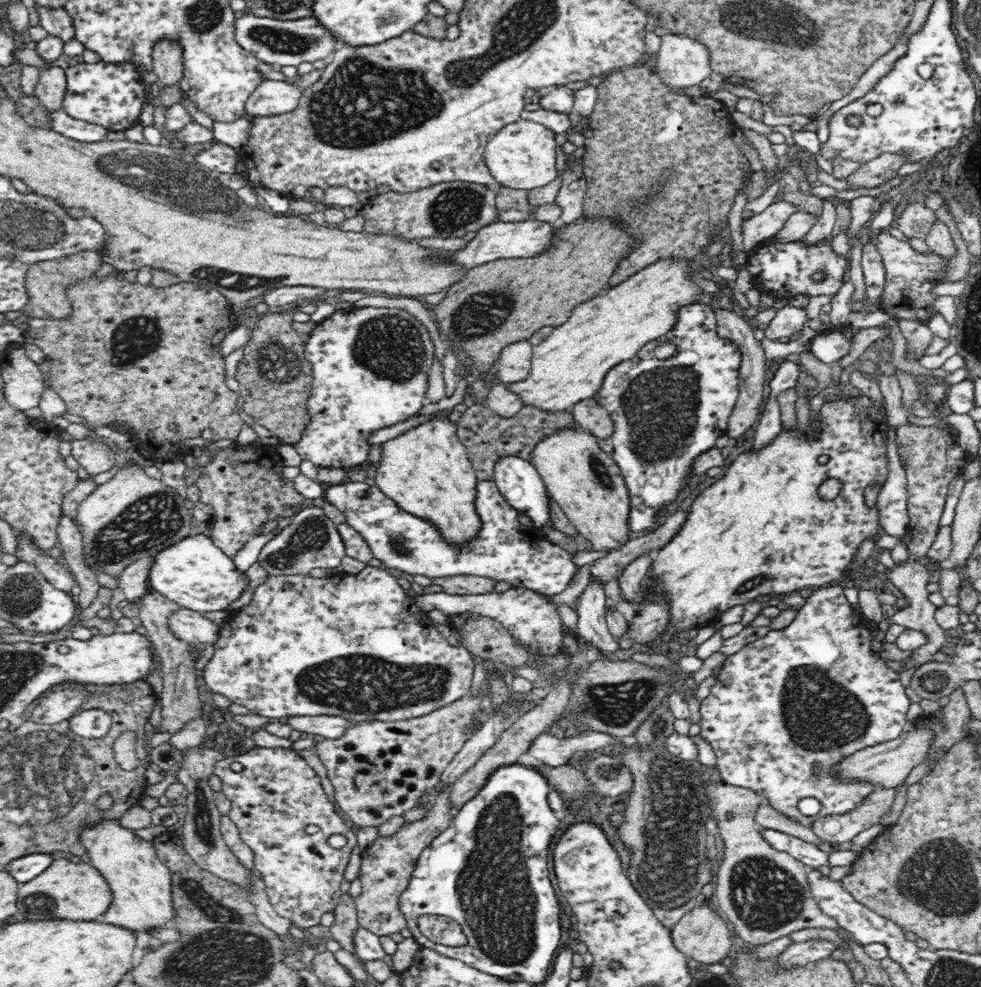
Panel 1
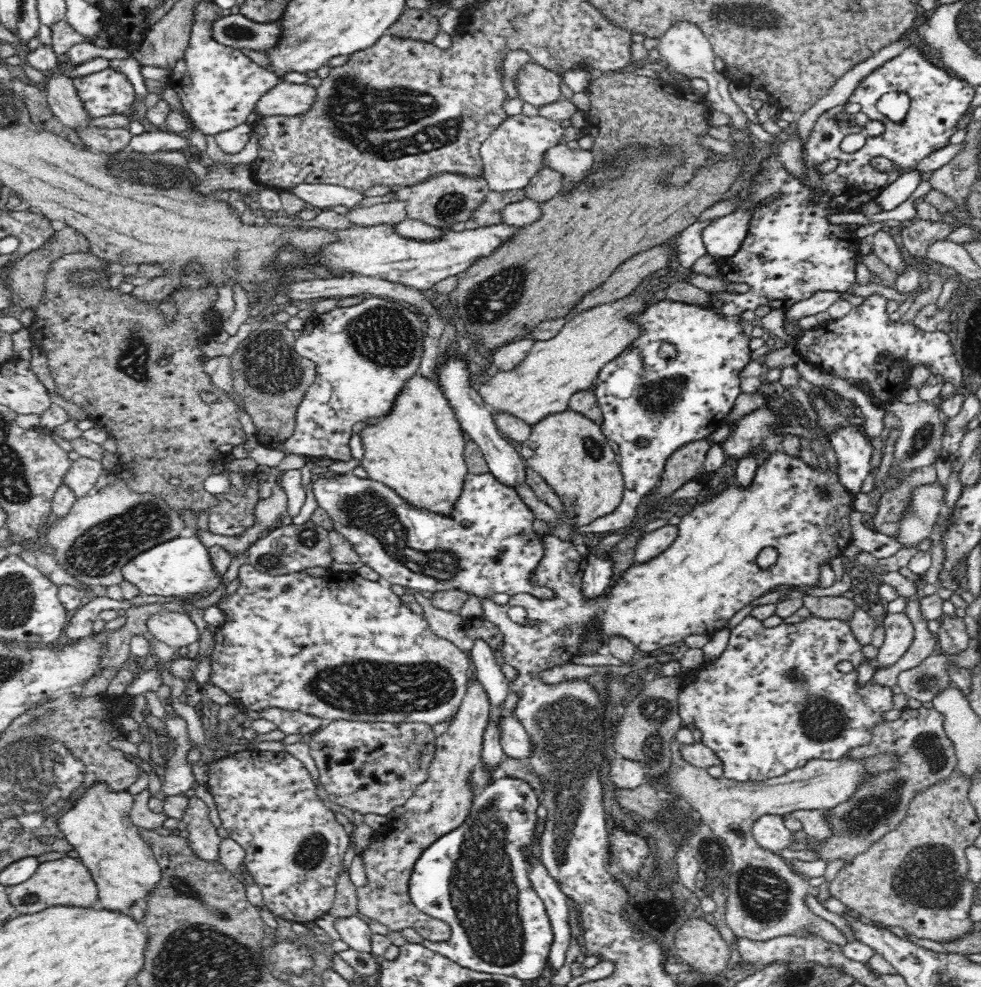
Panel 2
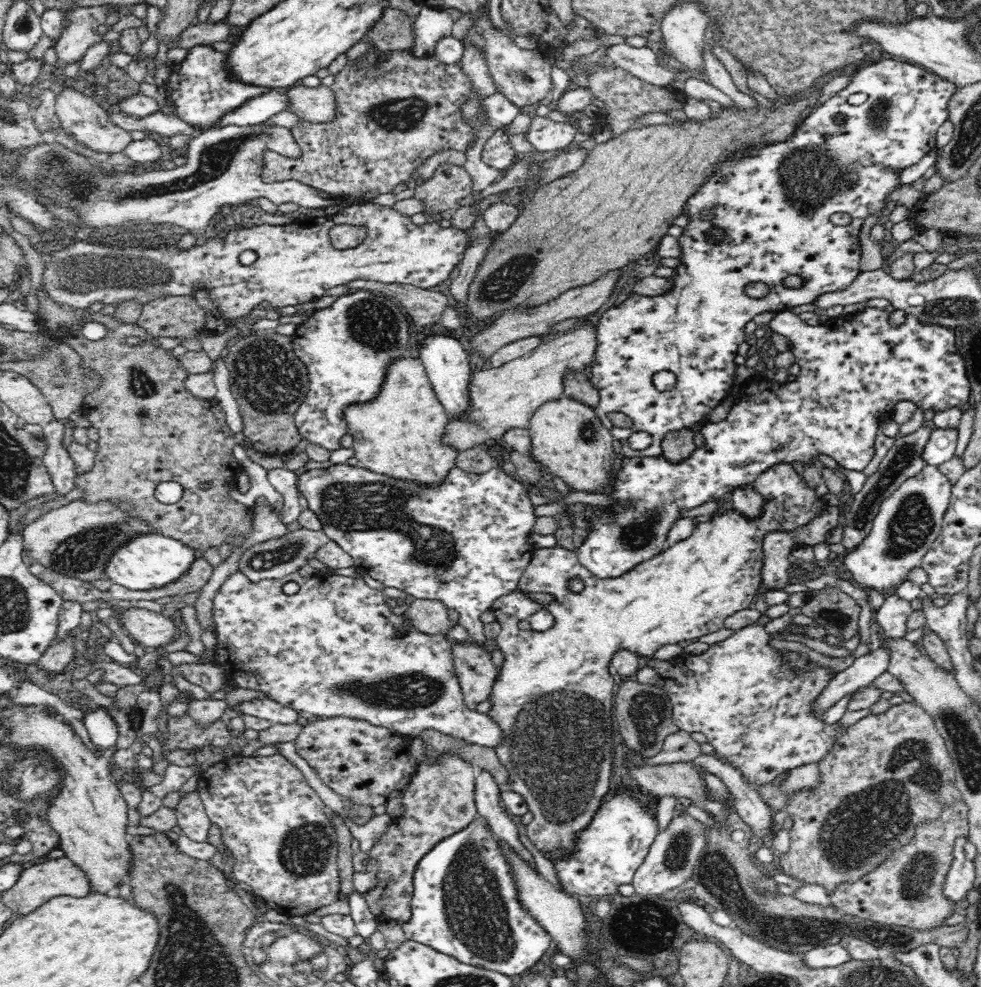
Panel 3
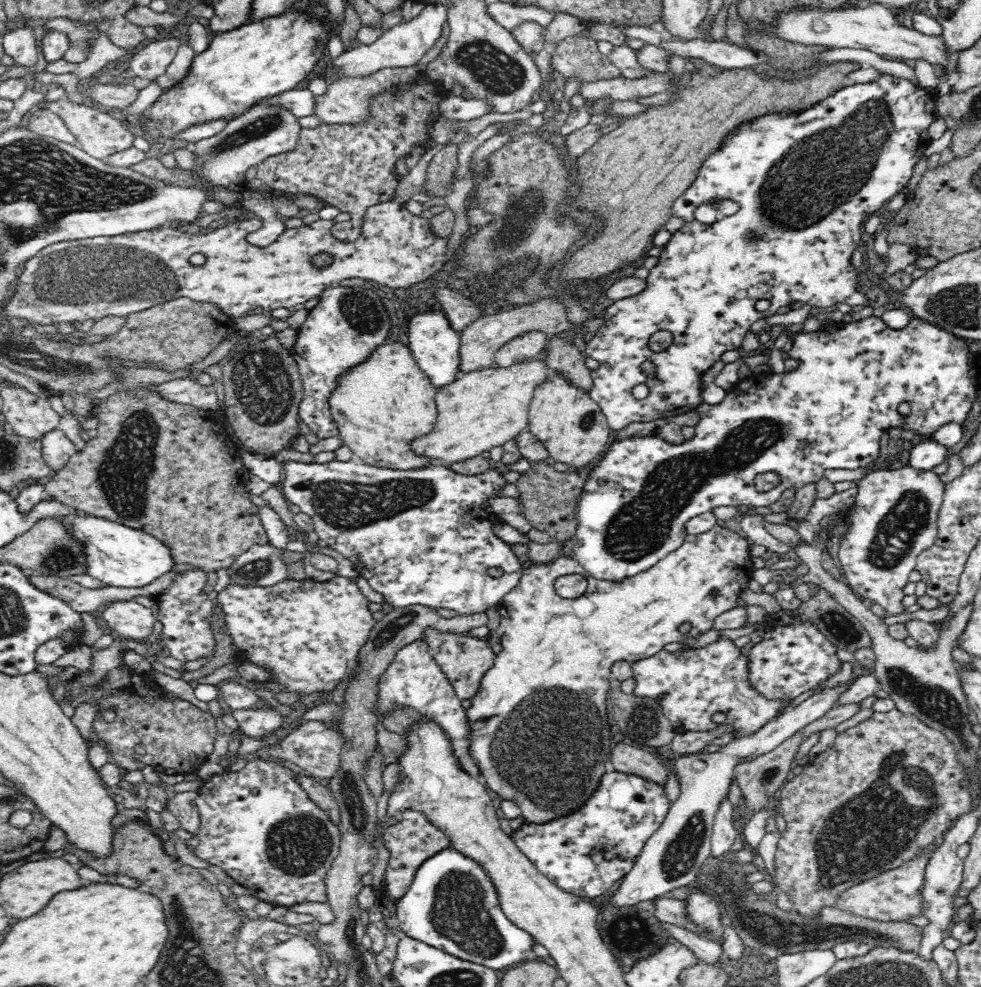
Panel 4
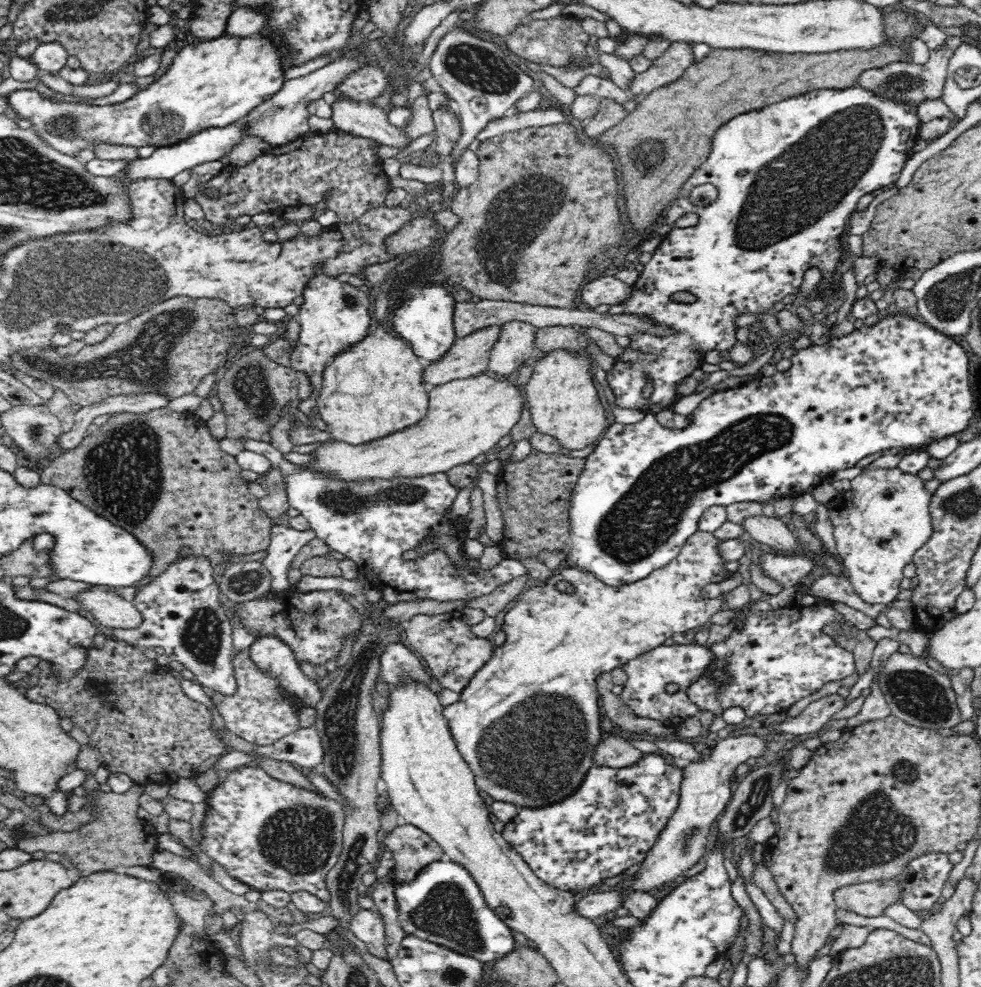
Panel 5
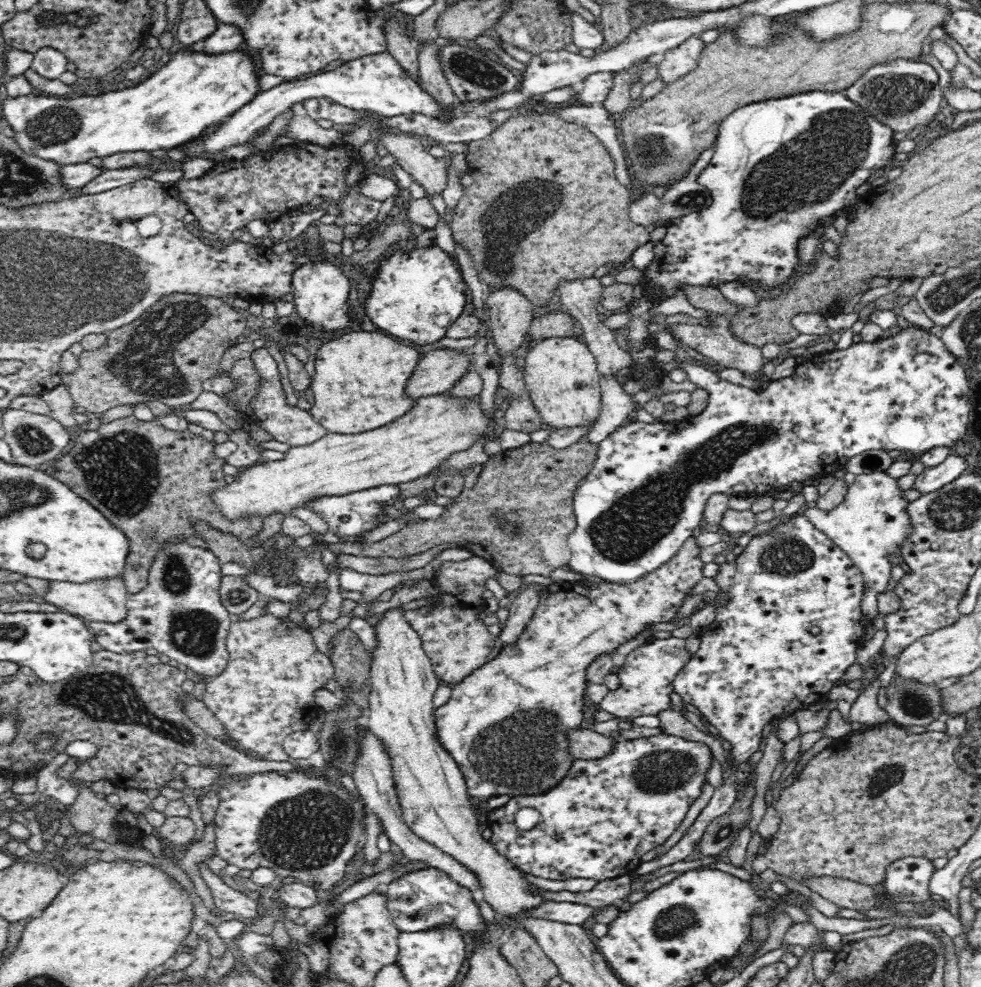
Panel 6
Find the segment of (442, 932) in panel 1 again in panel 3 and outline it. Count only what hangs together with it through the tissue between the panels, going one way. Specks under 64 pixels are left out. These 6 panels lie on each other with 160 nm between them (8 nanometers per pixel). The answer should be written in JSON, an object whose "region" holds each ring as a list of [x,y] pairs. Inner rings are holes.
{"region":[[[452,640],[452,658],[464,703],[475,711],[478,704],[489,700],[499,674],[497,667],[492,663],[490,653],[472,640]],[[446,753],[441,761],[422,763],[411,780],[406,783],[402,807],[404,813],[396,817],[387,831],[367,856],[377,858],[377,883],[372,890],[363,893],[376,921],[410,920],[410,900],[414,890],[413,876],[420,859],[436,844],[455,832],[466,828],[474,816],[475,778],[478,773],[470,763]]]}

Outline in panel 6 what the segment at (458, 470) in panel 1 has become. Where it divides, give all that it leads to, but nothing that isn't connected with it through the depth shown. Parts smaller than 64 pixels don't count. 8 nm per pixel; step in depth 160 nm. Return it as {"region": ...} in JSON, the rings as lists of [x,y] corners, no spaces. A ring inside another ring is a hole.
{"region":[[[379,330],[351,332],[320,345],[311,355],[315,370],[310,386],[313,419],[327,432],[356,434],[394,422],[412,408],[404,386],[420,360],[419,348]]]}

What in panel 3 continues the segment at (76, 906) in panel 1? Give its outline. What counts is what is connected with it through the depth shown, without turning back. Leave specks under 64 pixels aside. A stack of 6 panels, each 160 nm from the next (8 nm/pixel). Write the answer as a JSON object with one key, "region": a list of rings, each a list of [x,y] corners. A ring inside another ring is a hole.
{"region":[[[63,856],[57,859],[48,859],[44,863],[38,863],[22,870],[16,884],[1,893],[1,899],[14,914],[24,916],[34,912],[39,906],[56,896],[68,895],[82,898],[88,892],[90,892],[90,888],[87,874],[70,859]]]}

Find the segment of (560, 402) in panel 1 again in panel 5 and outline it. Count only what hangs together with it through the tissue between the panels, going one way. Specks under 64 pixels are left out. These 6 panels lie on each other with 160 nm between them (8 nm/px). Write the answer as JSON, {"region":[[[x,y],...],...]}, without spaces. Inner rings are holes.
{"region":[[[484,373],[428,388],[428,412],[416,424],[364,444],[348,444],[335,439],[326,441],[308,453],[314,460],[301,465],[301,468],[330,479],[357,483],[445,473],[470,463],[486,450],[496,450],[500,438],[518,422],[526,397],[524,389],[516,389],[512,381],[513,378],[498,378]]]}

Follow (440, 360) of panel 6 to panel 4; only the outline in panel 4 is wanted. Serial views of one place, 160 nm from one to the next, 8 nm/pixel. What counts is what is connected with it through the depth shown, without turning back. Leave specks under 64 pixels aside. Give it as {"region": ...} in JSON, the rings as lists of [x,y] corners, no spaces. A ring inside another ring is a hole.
{"region":[[[540,299],[533,303],[509,307],[502,314],[486,315],[480,320],[476,320],[470,328],[466,328],[461,335],[460,344],[460,362],[458,362],[458,371],[461,374],[487,369],[494,365],[494,354],[501,346],[504,346],[508,340],[520,336],[526,332],[539,331],[548,335],[558,334],[573,329],[576,325],[567,318],[564,303],[560,299]]]}

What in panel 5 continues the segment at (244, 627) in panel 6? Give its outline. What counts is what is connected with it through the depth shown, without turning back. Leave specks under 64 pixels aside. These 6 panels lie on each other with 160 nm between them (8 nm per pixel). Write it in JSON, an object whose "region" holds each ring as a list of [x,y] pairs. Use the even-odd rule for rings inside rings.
{"region":[[[249,648],[236,650],[231,657],[237,683],[236,691],[232,695],[215,693],[210,698],[225,727],[254,746],[272,745],[284,736],[300,730],[302,727],[296,712],[303,708],[304,704],[288,693],[274,675],[262,671],[260,666],[252,661]]]}

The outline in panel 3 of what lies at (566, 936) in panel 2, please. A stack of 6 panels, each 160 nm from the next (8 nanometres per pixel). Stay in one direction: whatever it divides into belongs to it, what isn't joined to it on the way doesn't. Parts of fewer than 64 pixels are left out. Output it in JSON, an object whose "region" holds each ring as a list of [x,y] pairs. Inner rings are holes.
{"region":[[[488,771],[478,773],[475,778],[475,804],[477,812],[488,821],[488,826],[492,833],[499,840],[503,840],[511,846],[514,852],[517,852],[526,862],[536,868],[532,856],[522,846],[518,837],[518,828],[512,823],[510,816],[506,814],[506,809],[502,805],[501,792],[502,788],[496,781],[492,781]]]}

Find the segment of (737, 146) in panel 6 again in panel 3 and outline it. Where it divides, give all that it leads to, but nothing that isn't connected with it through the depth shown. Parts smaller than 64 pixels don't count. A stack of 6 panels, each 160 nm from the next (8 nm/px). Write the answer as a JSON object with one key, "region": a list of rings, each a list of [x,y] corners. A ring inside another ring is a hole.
{"region":[[[874,58],[874,61],[866,67],[855,67],[852,69],[852,78],[846,88],[834,93],[834,96],[830,96],[826,102],[818,104],[806,118],[802,119],[798,126],[796,126],[794,132],[782,140],[782,142],[770,142],[770,144],[748,144],[746,148],[742,150],[736,150],[732,154],[728,154],[726,160],[722,160],[716,170],[712,172],[710,179],[701,186],[697,192],[690,196],[685,203],[684,215],[690,217],[690,222],[683,232],[676,239],[679,240],[679,246],[681,249],[681,256],[678,258],[680,264],[673,268],[674,274],[670,278],[672,288],[664,294],[658,294],[658,296],[648,297],[644,295],[630,295],[621,304],[616,307],[611,307],[604,312],[603,316],[598,322],[596,333],[596,350],[594,350],[594,360],[592,360],[589,381],[596,387],[599,394],[598,404],[596,404],[595,411],[602,421],[602,424],[612,433],[615,441],[621,442],[621,455],[625,456],[660,456],[663,454],[661,442],[662,438],[672,432],[672,430],[682,430],[682,428],[688,429],[691,424],[698,424],[699,422],[706,422],[707,412],[710,412],[714,406],[718,406],[720,402],[724,401],[726,396],[726,390],[728,388],[735,389],[735,376],[736,376],[736,364],[733,363],[734,356],[736,356],[736,348],[739,348],[740,344],[744,342],[744,330],[746,325],[751,322],[755,316],[764,312],[770,311],[786,311],[790,310],[794,306],[800,306],[800,304],[810,304],[817,301],[822,295],[826,293],[843,291],[852,284],[852,281],[857,278],[861,273],[861,247],[859,244],[859,234],[865,220],[871,216],[876,215],[879,217],[885,214],[891,207],[891,204],[887,202],[886,198],[891,195],[895,190],[901,188],[900,178],[897,172],[900,169],[908,168],[913,164],[916,164],[925,154],[928,154],[930,150],[935,149],[936,146],[936,132],[938,127],[946,120],[946,102],[950,100],[952,94],[956,94],[958,87],[952,83],[943,81],[938,75],[913,65],[910,62],[898,61],[898,59],[878,59]],[[858,92],[864,92],[867,94],[867,99],[860,105],[852,105],[848,103],[848,96],[850,94],[856,94]],[[718,206],[730,206],[736,210],[738,216],[714,216],[710,222],[706,220],[703,222],[700,220],[700,210],[702,208],[718,208]],[[834,213],[846,213],[852,217],[852,222],[848,226],[836,226],[830,221],[830,216]],[[713,230],[721,230],[722,238],[715,240],[713,238]],[[796,274],[800,276],[802,282],[799,287],[787,287],[784,284],[784,279],[788,278],[788,275]],[[754,282],[764,282],[770,288],[769,293],[761,298],[753,298],[746,295],[744,289],[748,284]],[[660,370],[670,370],[676,375],[676,384],[668,392],[660,392],[656,390],[652,383],[652,376]],[[610,412],[622,412],[626,414],[628,418],[632,418],[633,424],[631,427],[618,427],[610,421],[608,414]],[[634,432],[647,432],[651,436],[651,444],[641,450],[632,449],[628,438],[634,434]]]}

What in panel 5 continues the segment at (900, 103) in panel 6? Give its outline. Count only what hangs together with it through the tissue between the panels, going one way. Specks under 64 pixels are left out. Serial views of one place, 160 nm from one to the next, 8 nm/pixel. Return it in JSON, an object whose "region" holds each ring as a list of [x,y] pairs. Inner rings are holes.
{"region":[[[948,36],[942,48],[930,51],[930,58],[926,64],[916,64],[909,60],[907,62],[893,62],[883,67],[869,68],[859,76],[857,86],[866,89],[872,95],[882,97],[882,99],[906,103],[906,105],[916,105],[916,108],[925,100],[938,100],[941,98],[942,88],[946,80],[948,60],[956,48],[963,43],[963,38]]]}

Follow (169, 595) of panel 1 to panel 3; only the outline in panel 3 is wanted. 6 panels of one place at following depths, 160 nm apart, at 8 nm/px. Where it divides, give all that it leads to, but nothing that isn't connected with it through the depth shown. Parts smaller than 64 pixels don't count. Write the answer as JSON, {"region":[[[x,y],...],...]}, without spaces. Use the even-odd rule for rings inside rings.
{"region":[[[144,532],[136,534],[118,546],[106,566],[104,578],[112,580],[114,584],[122,585],[131,591],[146,591],[152,588],[162,588],[174,580],[178,580],[194,562],[194,551],[182,541],[171,539],[158,533]]]}

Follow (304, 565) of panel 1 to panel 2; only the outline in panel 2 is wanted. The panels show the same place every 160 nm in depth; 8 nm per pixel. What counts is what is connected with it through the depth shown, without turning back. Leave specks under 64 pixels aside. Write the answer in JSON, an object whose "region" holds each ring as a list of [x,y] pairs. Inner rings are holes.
{"region":[[[310,519],[300,525],[291,523],[275,527],[268,532],[267,536],[262,536],[249,548],[247,556],[248,564],[258,569],[258,572],[269,575],[282,576],[290,572],[302,572],[312,566],[327,568],[328,564],[332,564],[329,531],[315,525]]]}

